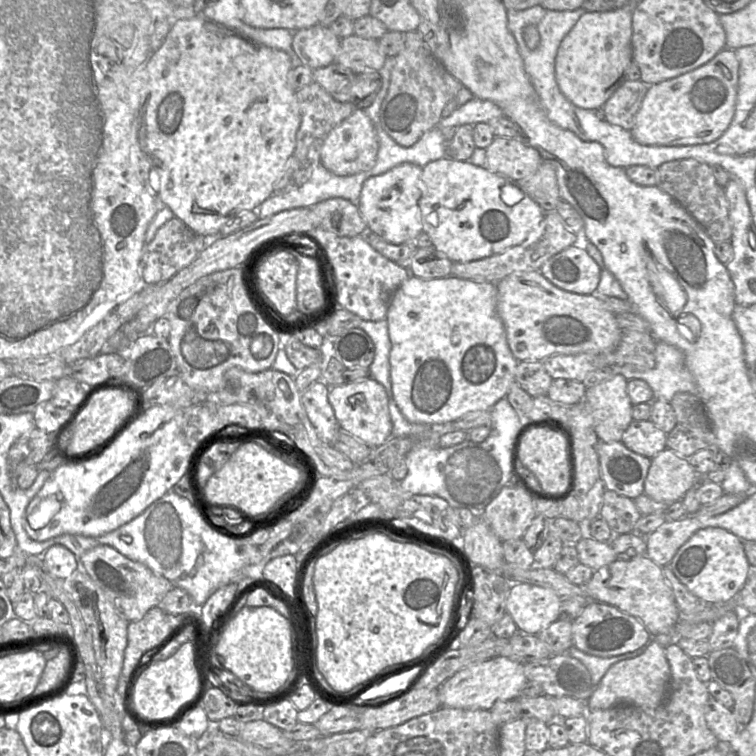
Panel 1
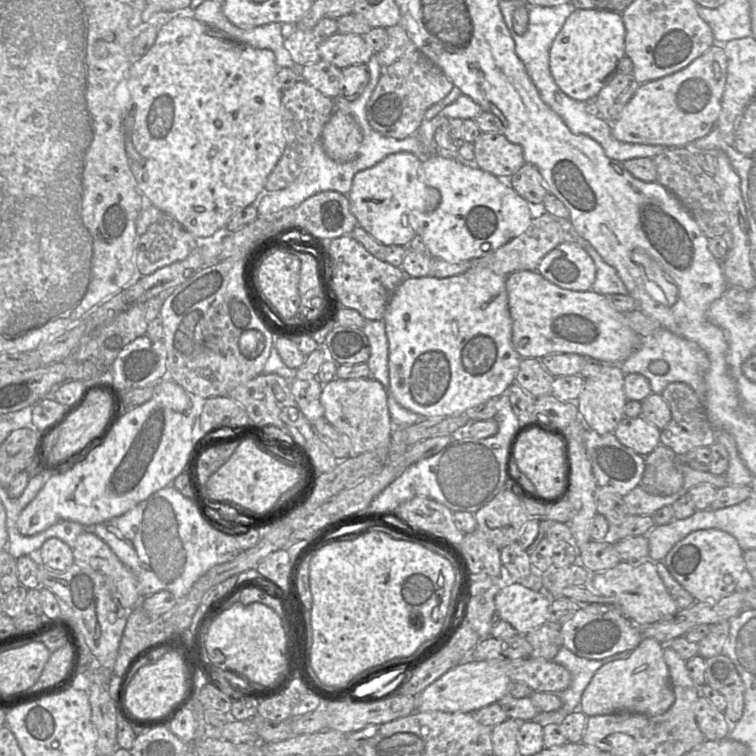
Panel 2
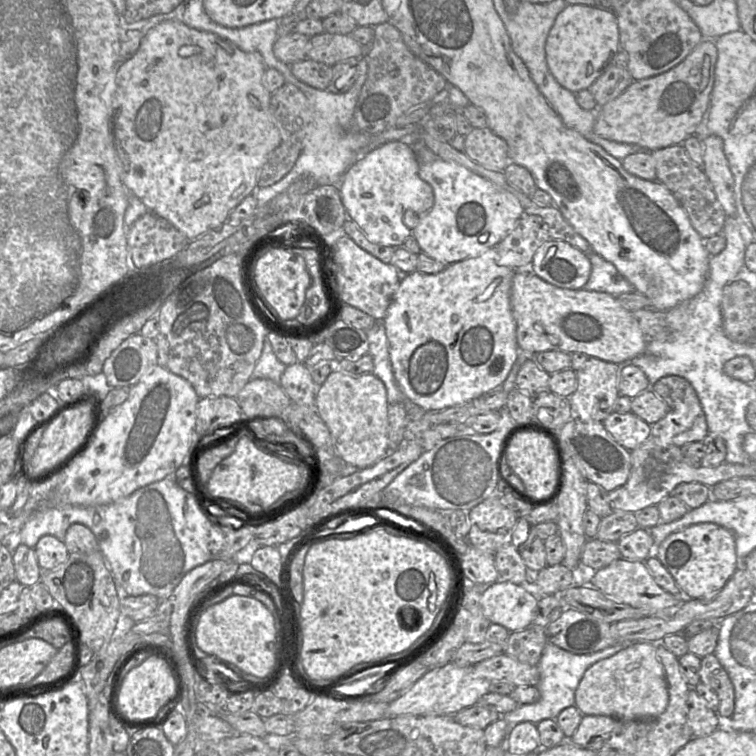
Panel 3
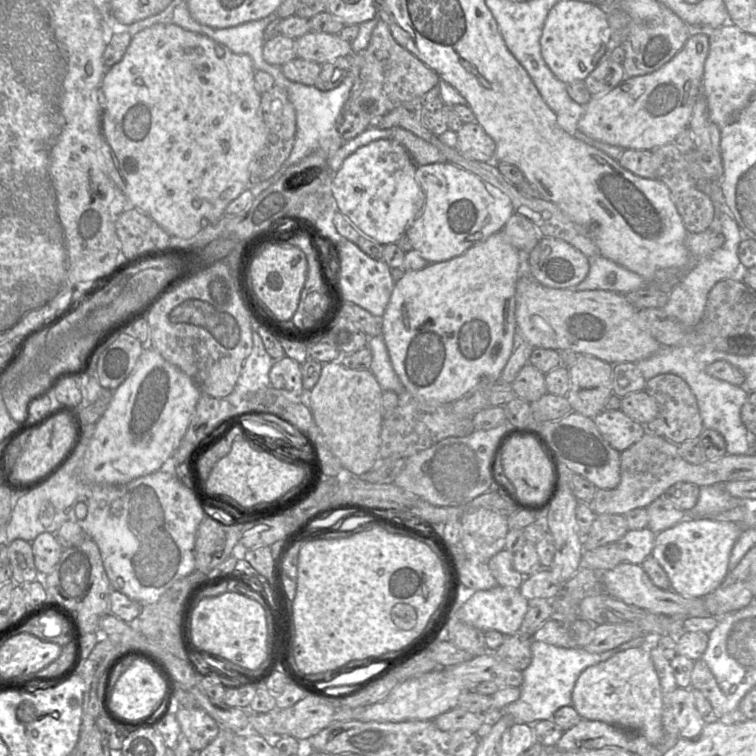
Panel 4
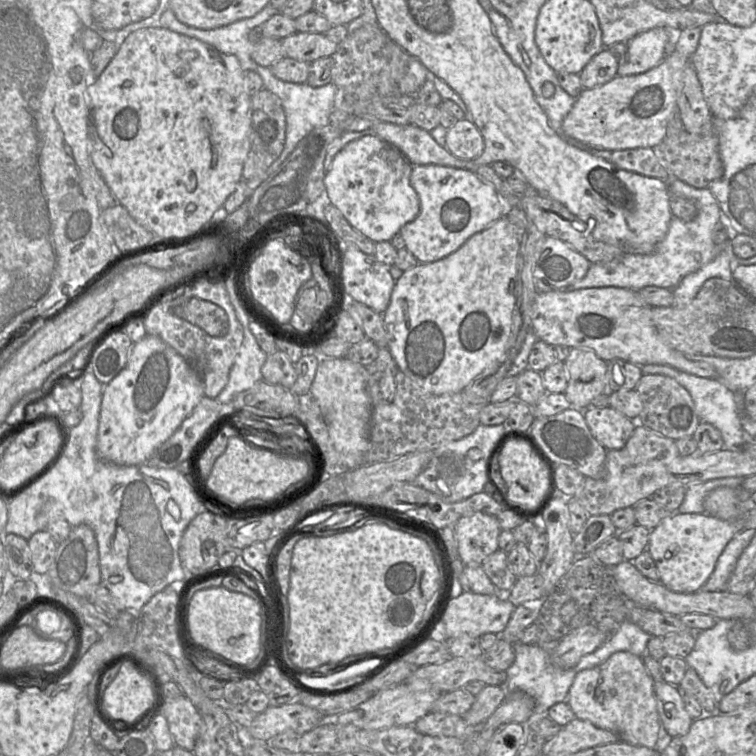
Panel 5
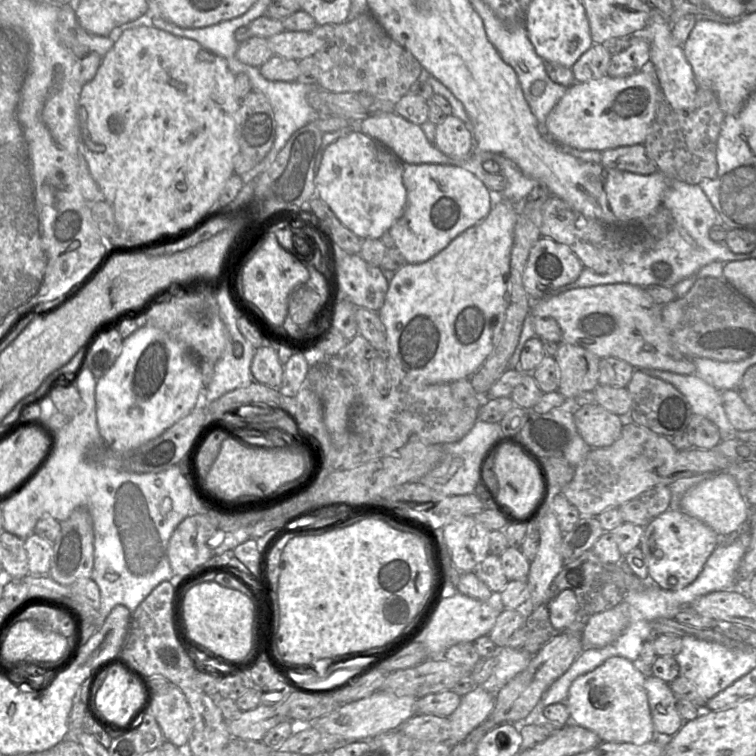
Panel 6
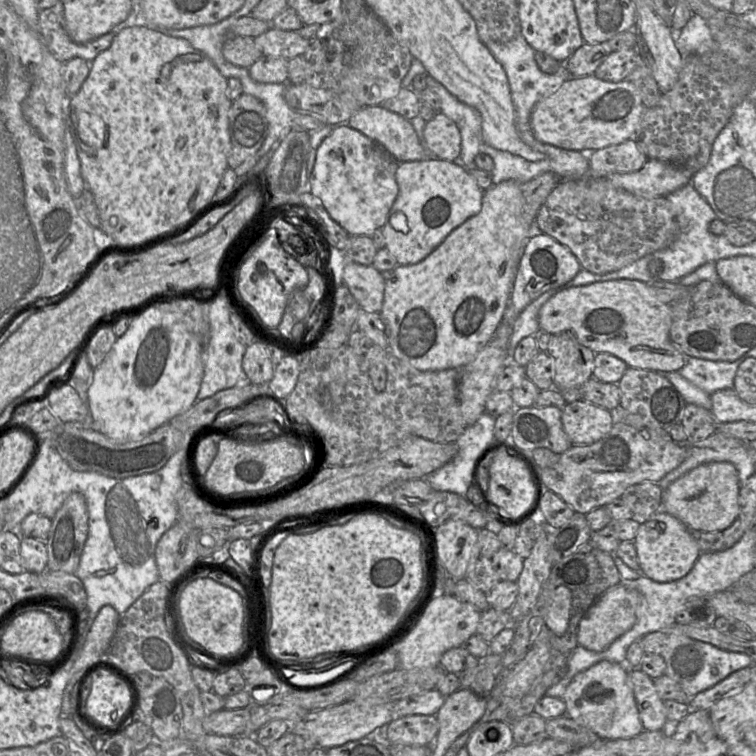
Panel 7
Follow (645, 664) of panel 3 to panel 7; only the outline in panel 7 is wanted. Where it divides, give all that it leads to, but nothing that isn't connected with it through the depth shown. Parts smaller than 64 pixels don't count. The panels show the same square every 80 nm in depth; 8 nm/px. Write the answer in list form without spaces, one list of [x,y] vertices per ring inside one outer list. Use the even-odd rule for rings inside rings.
[[[601,661],[578,674],[568,686],[564,697],[567,715],[602,740],[626,739],[640,734],[644,729],[628,671],[626,664]]]

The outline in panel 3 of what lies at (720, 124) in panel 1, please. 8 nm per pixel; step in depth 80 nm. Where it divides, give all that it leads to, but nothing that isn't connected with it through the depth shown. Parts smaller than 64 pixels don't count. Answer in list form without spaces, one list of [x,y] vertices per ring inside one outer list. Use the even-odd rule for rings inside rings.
[[[704,38],[672,69],[654,77],[635,80],[622,94],[597,109],[595,133],[605,139],[635,145],[649,152],[682,144],[686,138],[697,133],[706,117],[714,86],[717,58],[715,41]]]

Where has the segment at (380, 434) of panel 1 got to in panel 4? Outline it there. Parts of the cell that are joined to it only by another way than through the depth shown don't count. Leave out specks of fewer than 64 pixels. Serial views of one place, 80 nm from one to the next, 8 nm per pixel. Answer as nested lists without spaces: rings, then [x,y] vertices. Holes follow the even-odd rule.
[[[339,362],[323,363],[318,382],[310,391],[306,391],[306,403],[314,421],[346,473],[362,475],[380,462],[382,393],[370,369],[349,369]]]

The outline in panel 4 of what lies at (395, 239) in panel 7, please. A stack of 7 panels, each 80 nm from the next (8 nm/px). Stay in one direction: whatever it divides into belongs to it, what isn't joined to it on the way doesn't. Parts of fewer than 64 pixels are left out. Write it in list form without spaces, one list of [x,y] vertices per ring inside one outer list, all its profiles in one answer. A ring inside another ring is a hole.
[[[451,162],[417,165],[415,177],[425,194],[425,204],[405,234],[413,249],[418,251],[429,263],[447,261],[463,254],[470,247],[486,240],[491,234],[502,230],[514,212],[511,200],[504,192],[474,173]]]

